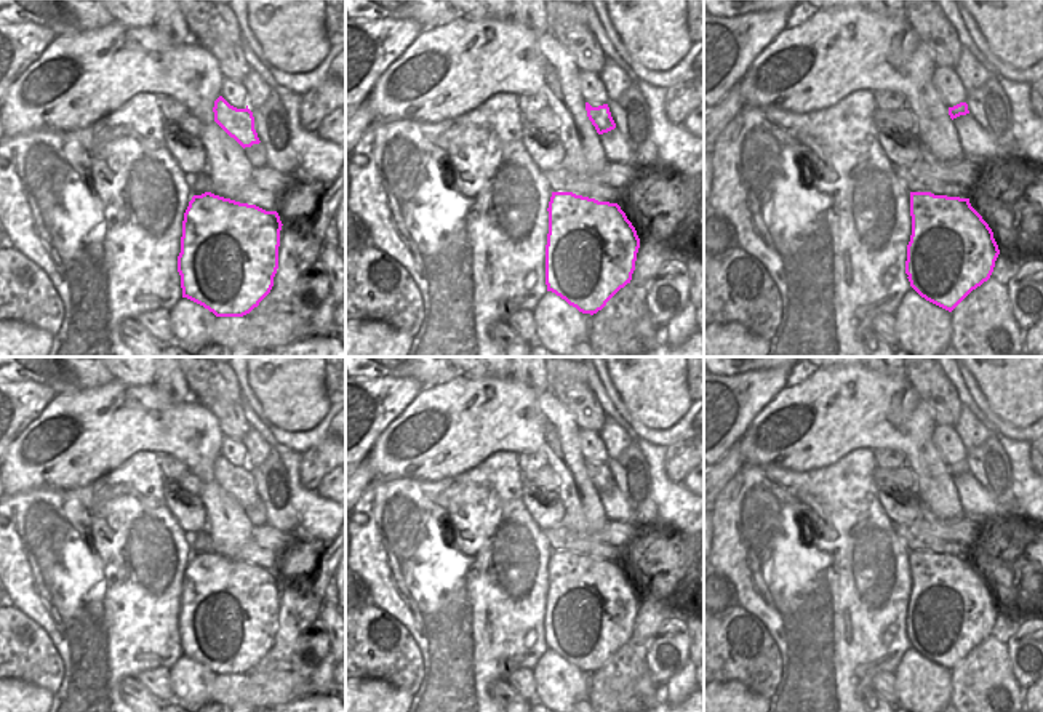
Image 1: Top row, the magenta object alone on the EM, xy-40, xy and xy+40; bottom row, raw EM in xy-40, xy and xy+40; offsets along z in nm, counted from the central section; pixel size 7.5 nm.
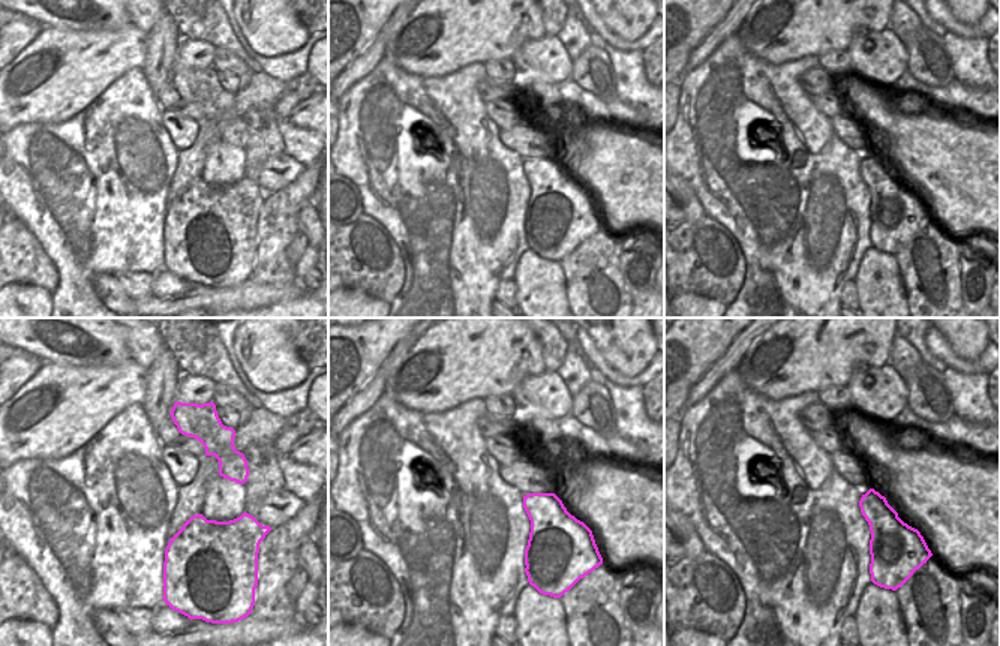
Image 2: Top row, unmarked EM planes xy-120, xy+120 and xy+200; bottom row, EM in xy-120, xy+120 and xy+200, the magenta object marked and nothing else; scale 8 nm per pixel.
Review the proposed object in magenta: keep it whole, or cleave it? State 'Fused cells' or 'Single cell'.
Fused cells.

